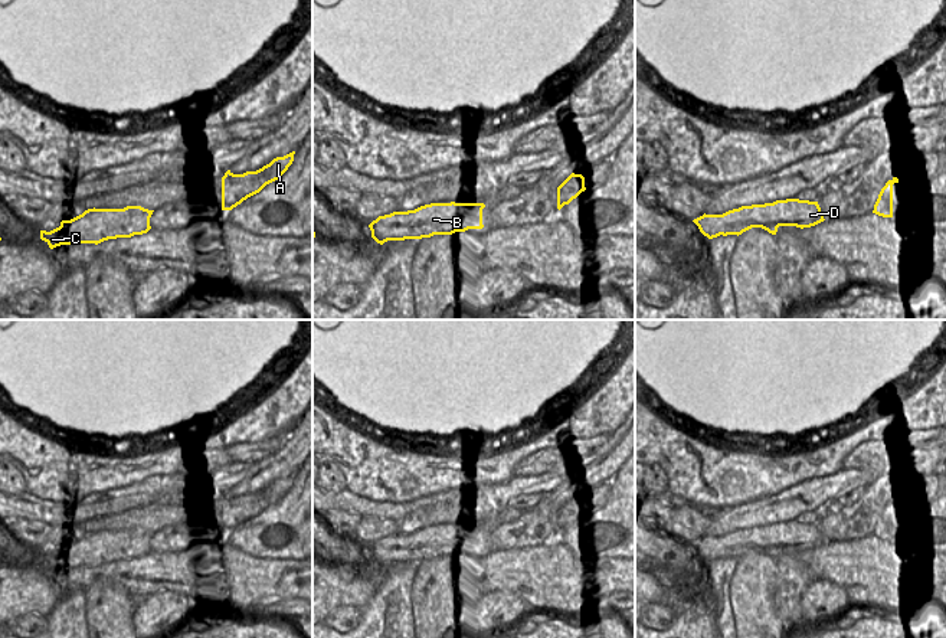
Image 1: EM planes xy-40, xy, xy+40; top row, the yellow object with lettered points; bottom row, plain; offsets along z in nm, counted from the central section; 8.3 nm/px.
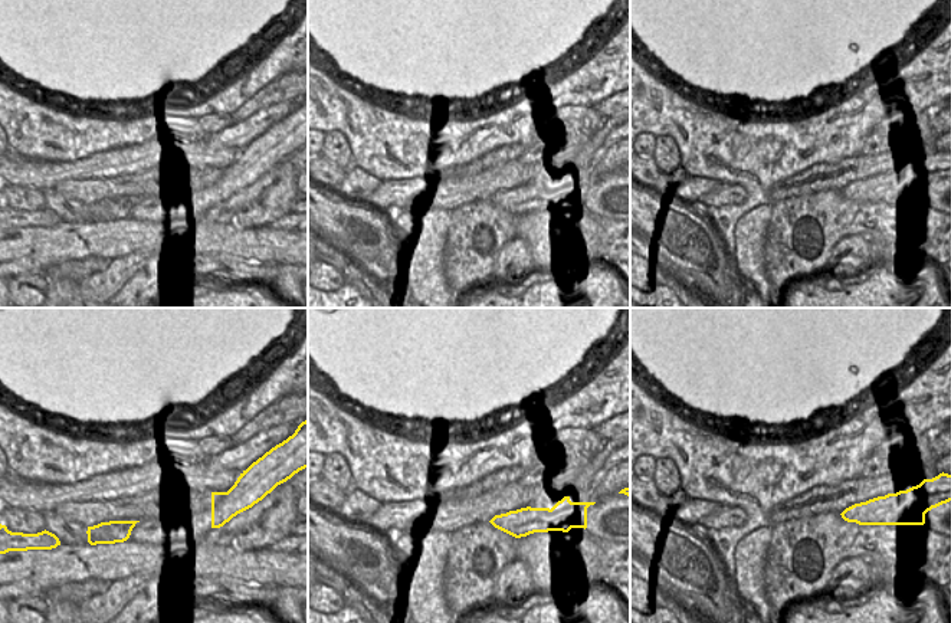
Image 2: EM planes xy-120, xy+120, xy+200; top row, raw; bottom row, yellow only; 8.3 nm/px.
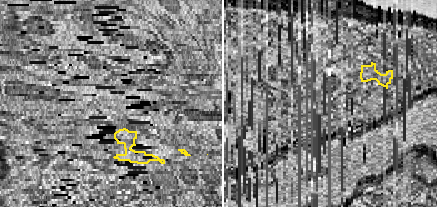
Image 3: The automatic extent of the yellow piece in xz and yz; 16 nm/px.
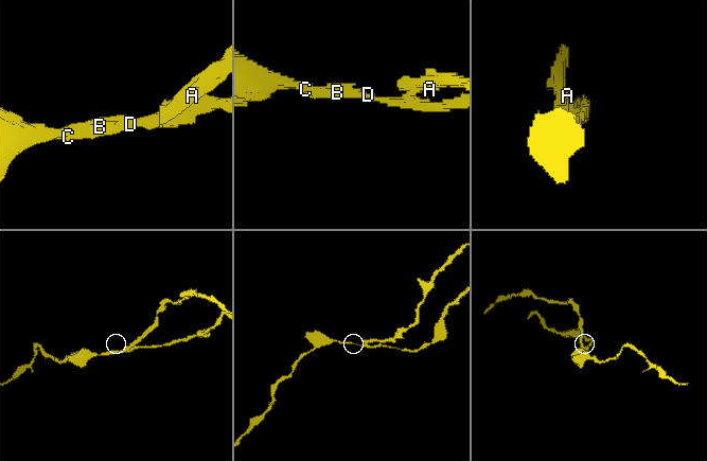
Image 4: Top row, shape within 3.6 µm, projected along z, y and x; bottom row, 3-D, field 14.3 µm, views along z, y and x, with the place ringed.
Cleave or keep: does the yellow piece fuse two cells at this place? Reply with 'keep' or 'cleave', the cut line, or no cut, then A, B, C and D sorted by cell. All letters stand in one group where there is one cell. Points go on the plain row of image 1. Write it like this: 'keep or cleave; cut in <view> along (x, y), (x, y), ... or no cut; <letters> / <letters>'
cleave; cut in xy+40 along (880, 514), (886, 526), (886, 539); A / B C D

